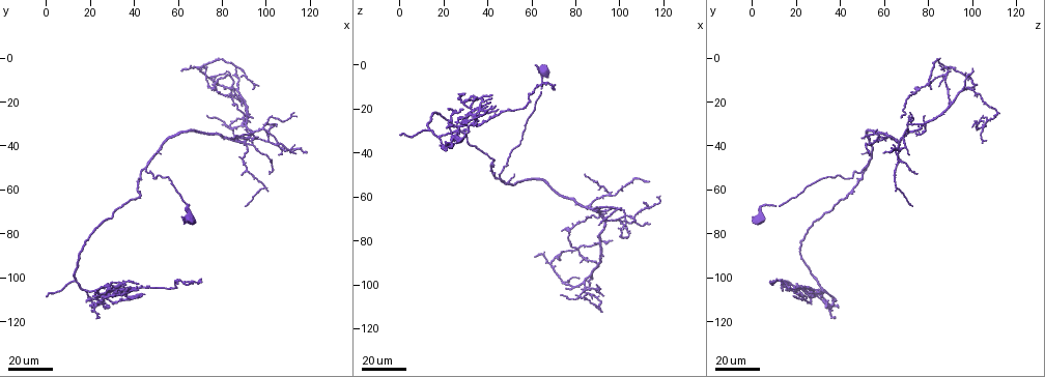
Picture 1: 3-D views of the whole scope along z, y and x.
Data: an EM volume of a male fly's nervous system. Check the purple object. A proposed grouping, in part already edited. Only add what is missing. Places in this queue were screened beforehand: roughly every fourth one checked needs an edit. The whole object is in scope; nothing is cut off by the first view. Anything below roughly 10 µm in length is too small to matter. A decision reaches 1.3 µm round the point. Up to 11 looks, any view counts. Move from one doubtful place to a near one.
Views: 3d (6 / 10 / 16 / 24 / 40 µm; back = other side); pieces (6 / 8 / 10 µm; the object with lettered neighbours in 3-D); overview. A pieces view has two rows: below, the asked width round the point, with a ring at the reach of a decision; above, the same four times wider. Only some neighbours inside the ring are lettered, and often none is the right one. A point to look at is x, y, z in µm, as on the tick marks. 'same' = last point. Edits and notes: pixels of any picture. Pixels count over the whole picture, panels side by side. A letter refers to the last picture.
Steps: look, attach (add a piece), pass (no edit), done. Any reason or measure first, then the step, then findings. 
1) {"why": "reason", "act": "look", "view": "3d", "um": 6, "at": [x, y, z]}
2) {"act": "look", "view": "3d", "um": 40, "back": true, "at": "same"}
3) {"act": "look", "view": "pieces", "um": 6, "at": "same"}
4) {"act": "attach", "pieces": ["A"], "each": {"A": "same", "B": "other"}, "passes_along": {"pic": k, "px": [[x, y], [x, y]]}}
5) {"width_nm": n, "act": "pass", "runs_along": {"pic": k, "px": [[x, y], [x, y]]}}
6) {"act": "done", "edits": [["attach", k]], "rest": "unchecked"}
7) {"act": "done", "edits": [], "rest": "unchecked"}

{"act": "look", "view": "3d", "um": 40, "at": [-1, 108, 32]}

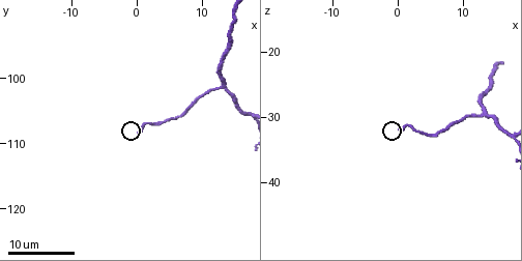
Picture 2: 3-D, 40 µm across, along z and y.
{"act": "look", "view": "pieces", "um": 10, "at": [0.0, 108.5, 32.0]}

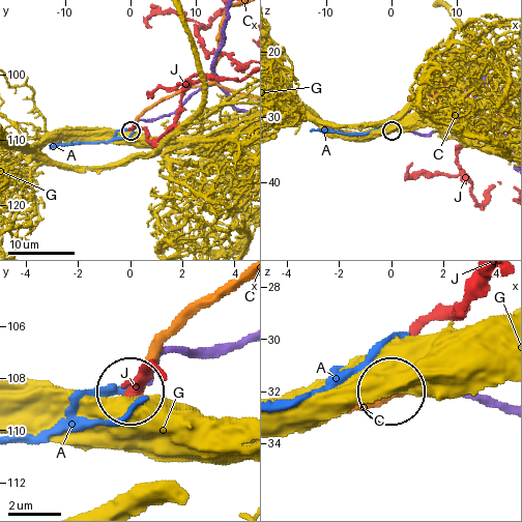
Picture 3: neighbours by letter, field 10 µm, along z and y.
{"width_nm": 220, "act": "attach", "pieces": ["A"], "each": {"A": "same", "C": "other", "G": "other", "J": "other"}, "passes_along": {"pic": 3, "px": [[205, 349], [173, 351], [136, 386], [80, 398], [20, 436]]}, "found": "it goes on there"}

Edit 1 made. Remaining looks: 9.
{"why": "free end", "act": "look", "view": "3d", "um": 24, "at": [38, 105, 16]}

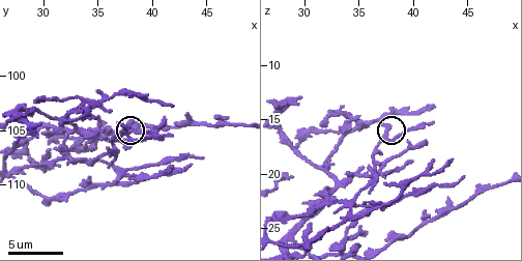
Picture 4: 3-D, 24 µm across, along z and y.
{"act": "look", "view": "pieces", "um": 10, "at": [36.8, 104.2, 15.6]}

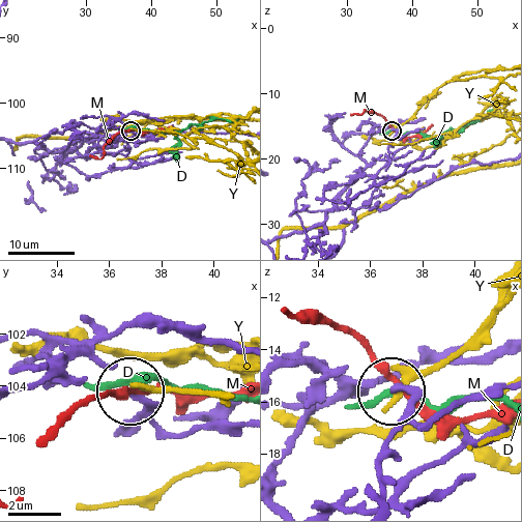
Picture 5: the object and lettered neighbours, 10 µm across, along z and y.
{"act": "pass", "each": {"D": "other", "M": "other", "Y": "other"}, "runs_along": {"pic": 5, "px": [[376, 488], [380, 455], [409, 402], [392, 388]]}, "found": "none of them fits"}

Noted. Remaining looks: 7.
{"why": "branch stops here", "act": "look", "view": "3d", "um": 10, "at": [43.6, 108.2, 18.8]}

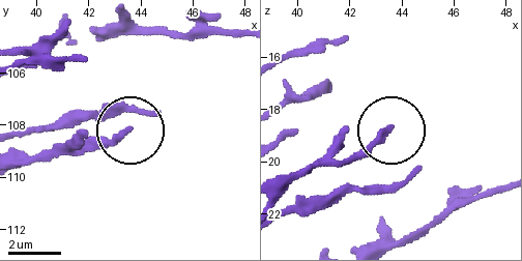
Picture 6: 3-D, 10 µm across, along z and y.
{"act": "look", "view": "pieces", "um": 6, "at": [43.5, 108.2, 18.7]}

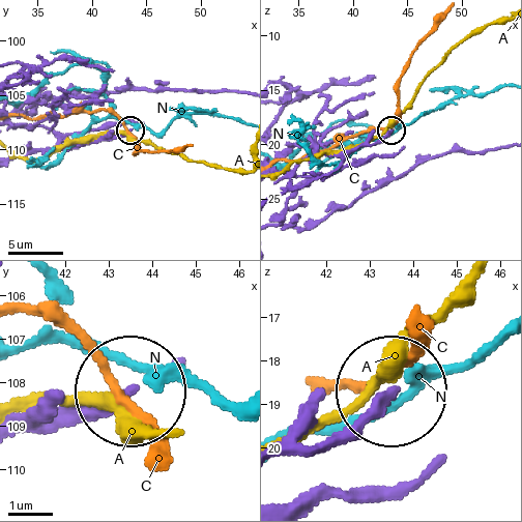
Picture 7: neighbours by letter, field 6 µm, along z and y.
{"act": "pass", "each": {"A": "other", "C": "other", "N": "other"}, "runs_along": {"pic": 7, "px": [[286, 452], [330, 448], [382, 400]]}, "found": "none of them fits"}

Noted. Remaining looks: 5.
{"act": "look", "view": "pieces", "um": 10, "at": [41.8, 102.8, 13.8]}

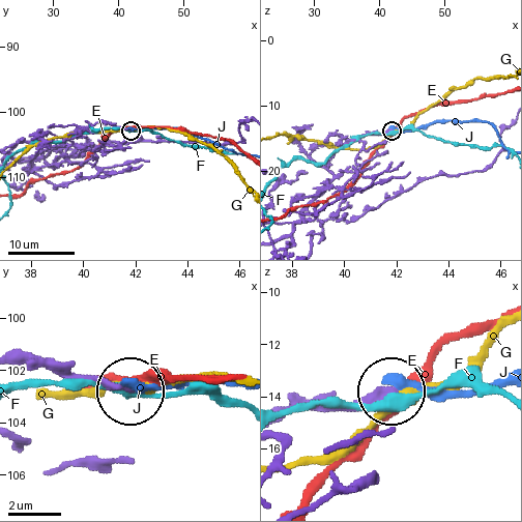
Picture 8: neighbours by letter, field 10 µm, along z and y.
{"width_nm": 230, "act": "pass", "each": {"E": "other", "F": "other", "G": "other", "J": "other"}, "found": "no lettered piece goes on from it"}

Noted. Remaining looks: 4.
{"why": "long arm stops here", "act": "look", "view": "3d", "um": 40, "at": [70, 101, 12]}

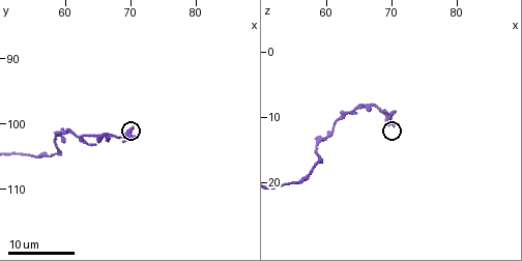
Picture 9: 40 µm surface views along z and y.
{"act": "look", "view": "pieces", "um": 8, "at": [70.0, 100.5, 11.5]}

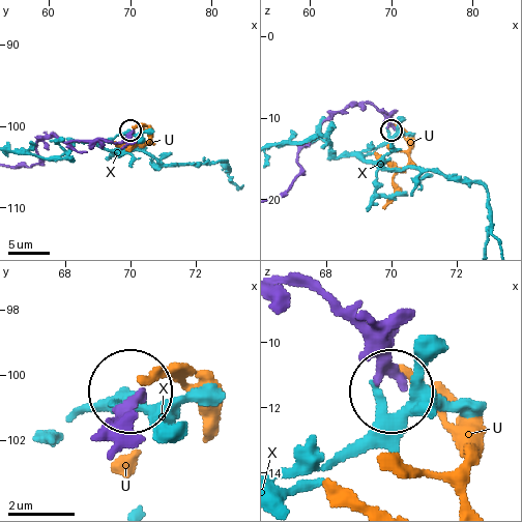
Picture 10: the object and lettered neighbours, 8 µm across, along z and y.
{"act": "pass", "each": {"U": "other", "X": "other"}, "runs_along": {"pic": 10, "px": [[283, 287], [324, 295], [397, 384]]}, "found": "no lettered piece goes on from it"}

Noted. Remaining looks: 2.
{"act": "done", "edits": [["attach", 3]], "rest": "unchecked"}

